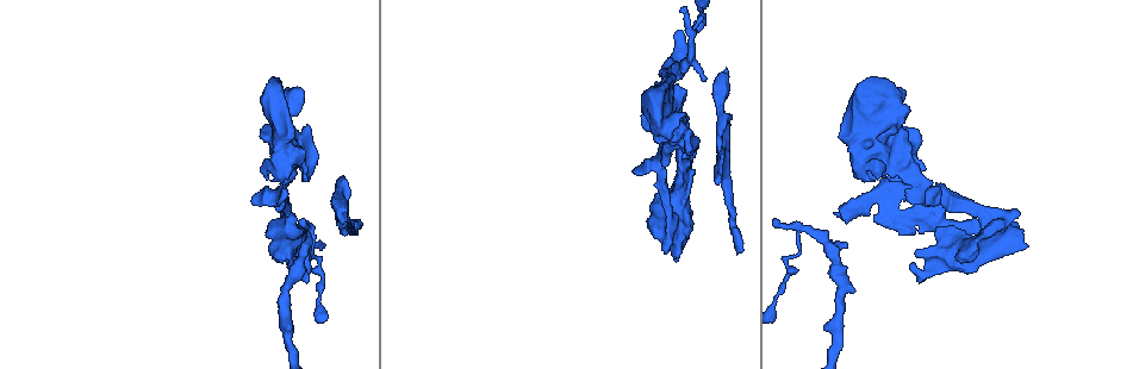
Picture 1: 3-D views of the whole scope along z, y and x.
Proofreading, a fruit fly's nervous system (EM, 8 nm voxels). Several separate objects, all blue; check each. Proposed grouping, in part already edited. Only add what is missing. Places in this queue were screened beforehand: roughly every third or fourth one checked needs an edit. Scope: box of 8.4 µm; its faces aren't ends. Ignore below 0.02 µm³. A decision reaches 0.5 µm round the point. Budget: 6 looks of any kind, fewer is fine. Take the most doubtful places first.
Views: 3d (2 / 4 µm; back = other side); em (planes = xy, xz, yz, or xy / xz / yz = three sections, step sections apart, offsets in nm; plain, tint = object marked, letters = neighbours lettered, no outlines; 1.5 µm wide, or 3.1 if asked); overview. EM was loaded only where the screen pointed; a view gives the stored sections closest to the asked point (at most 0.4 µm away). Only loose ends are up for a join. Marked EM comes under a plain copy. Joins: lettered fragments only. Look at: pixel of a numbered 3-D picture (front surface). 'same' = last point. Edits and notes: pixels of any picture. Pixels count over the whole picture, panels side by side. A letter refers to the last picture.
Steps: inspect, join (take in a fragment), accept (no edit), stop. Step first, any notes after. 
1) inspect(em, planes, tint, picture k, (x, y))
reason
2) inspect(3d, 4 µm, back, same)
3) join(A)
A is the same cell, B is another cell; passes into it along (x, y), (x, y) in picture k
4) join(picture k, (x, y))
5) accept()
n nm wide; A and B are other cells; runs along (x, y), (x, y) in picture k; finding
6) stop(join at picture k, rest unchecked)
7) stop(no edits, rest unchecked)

inspect(em, yz, step 4, letters, picture 1, (342, 232))
free end

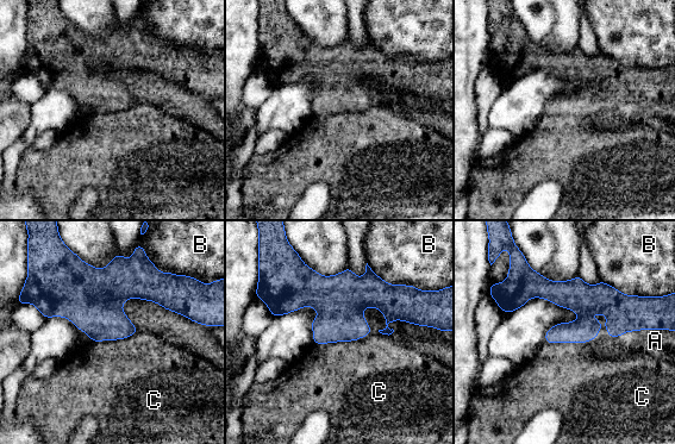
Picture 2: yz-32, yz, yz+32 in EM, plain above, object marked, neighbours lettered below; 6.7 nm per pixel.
accept()
A, B and C are other cells; runs along (502, 308), (554, 291), (638, 325) in picture 2; none of them fits

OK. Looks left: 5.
inspect(3d, 2 µm, picture 1, (251, 202))
branch stops here

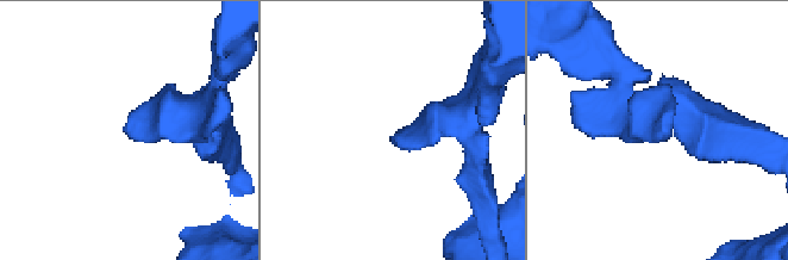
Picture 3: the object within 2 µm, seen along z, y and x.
inspect(em, xy, step 8, letters, picture 3, (129, 135))
shape alone is not enough

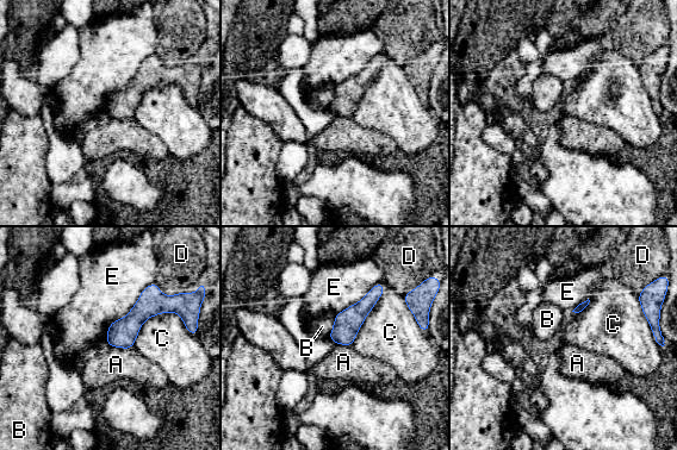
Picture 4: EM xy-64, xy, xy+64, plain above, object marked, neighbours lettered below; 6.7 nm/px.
inspect(em, planes, letters, same)
cut it another way

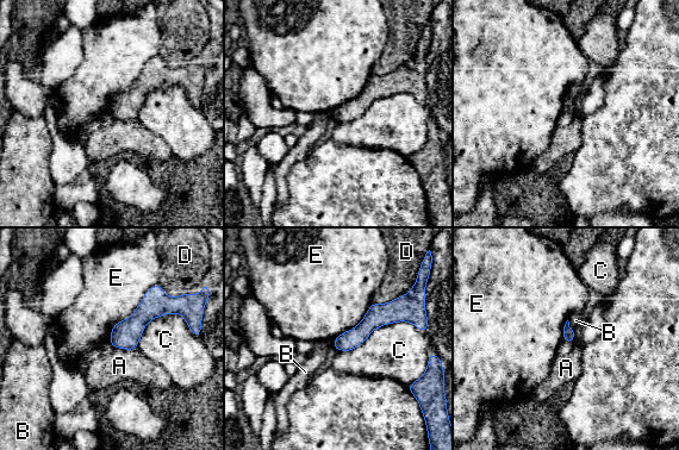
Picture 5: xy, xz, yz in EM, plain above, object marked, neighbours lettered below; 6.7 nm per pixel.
accept()
A, B, C, D and E are other cells; border along (157, 282), (113, 325), (108, 343) in picture 5; no lettered fragment goes on from it

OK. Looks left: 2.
inspect(3d, 4 µm, picture 1, (916, 130))
branch stops here

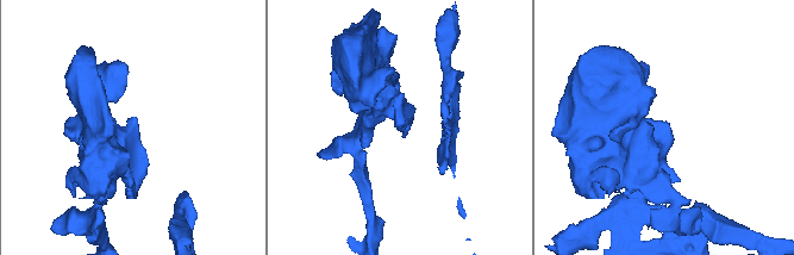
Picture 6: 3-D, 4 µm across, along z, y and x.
inspect(em, planes, letters, picture 6, (130, 122))
now the EM

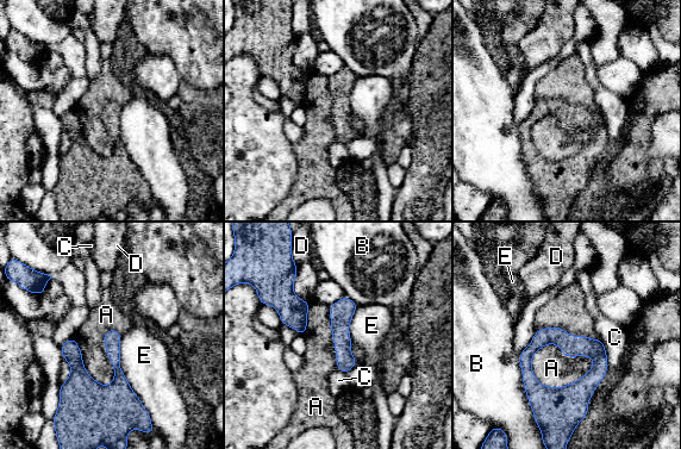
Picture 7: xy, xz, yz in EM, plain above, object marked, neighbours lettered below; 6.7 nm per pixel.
accept()
120 nm wide; A, B, C, D and E are other cells; border along (594, 356), (562, 386), (531, 370) in picture 7; none of them fits

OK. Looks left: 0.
stop(no edits, rest unchecked)

